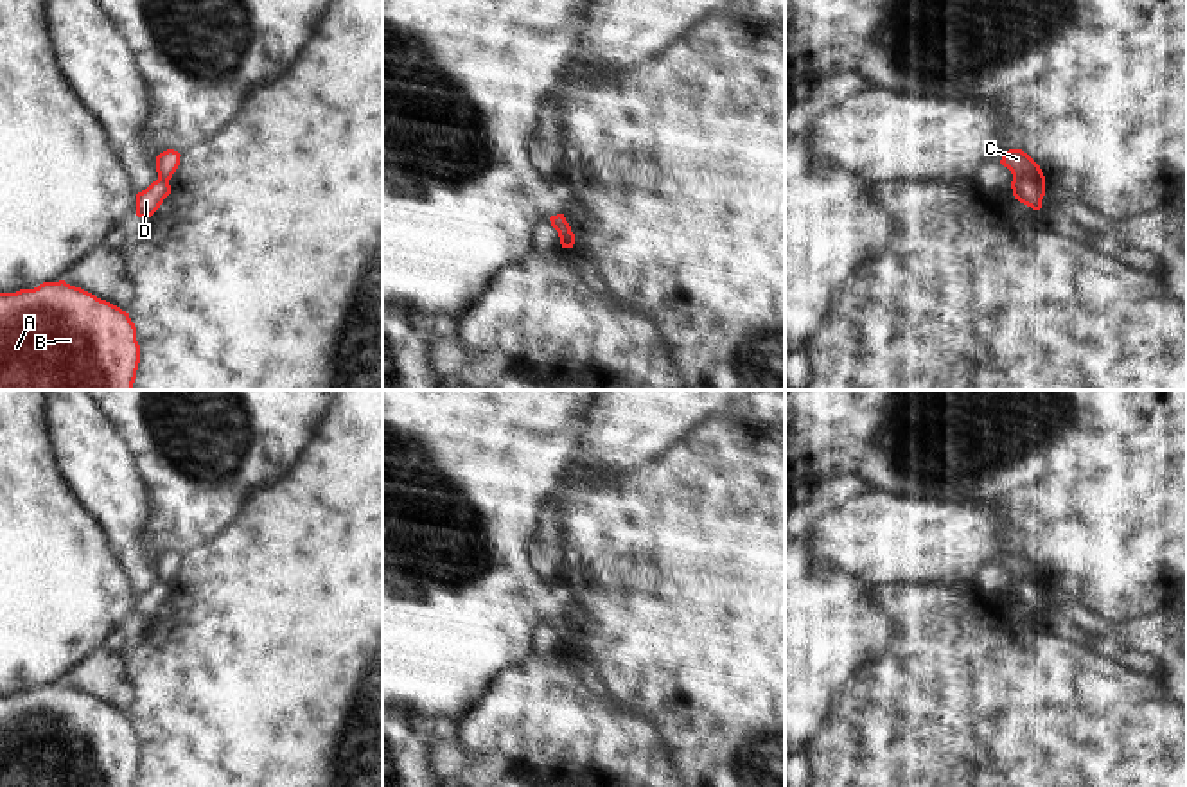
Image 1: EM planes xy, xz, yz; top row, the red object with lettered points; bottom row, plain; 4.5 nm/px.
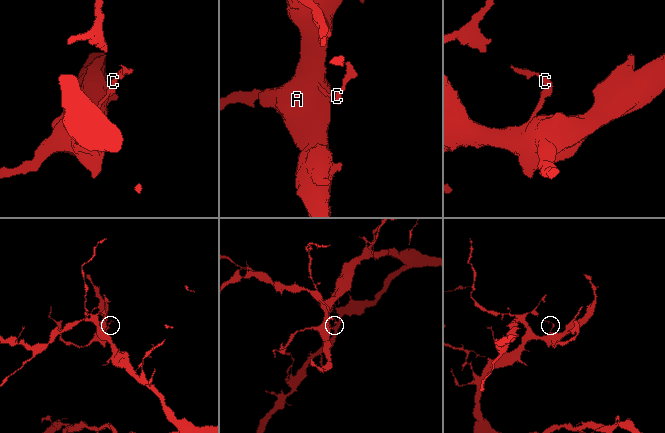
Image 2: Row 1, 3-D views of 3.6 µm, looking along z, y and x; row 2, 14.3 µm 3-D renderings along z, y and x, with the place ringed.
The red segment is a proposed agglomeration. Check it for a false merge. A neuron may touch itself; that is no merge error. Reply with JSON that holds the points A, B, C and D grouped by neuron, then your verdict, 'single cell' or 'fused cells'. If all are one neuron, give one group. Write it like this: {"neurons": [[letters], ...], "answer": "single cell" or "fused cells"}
{"neurons": [["A", "B", "D"], ["C"]], "answer": "fused cells"}

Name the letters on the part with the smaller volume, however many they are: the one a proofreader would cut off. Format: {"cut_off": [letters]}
{"cut_off": ["C"]}

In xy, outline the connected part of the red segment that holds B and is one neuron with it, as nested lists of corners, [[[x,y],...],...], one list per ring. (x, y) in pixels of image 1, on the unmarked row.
[[[65,683],[0,695],[0,787],[133,787],[138,765],[136,730],[120,710]]]

